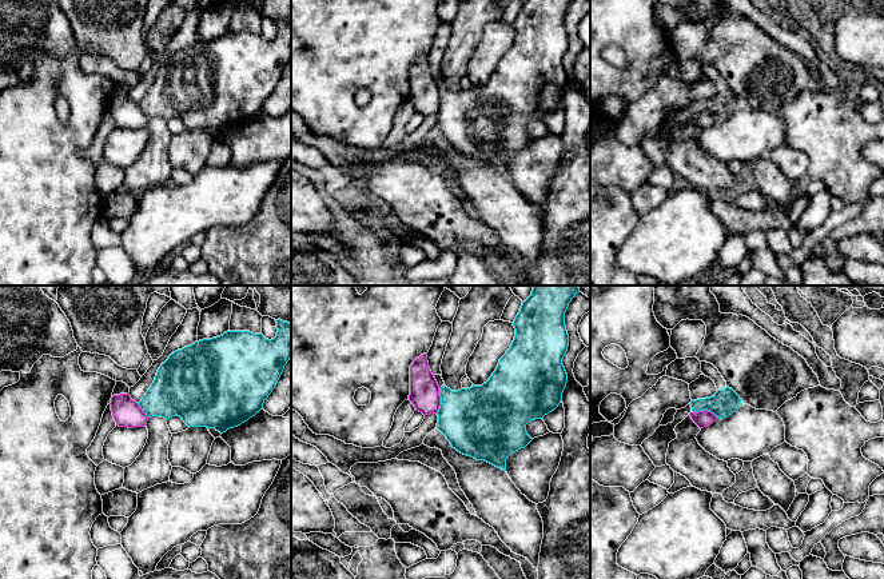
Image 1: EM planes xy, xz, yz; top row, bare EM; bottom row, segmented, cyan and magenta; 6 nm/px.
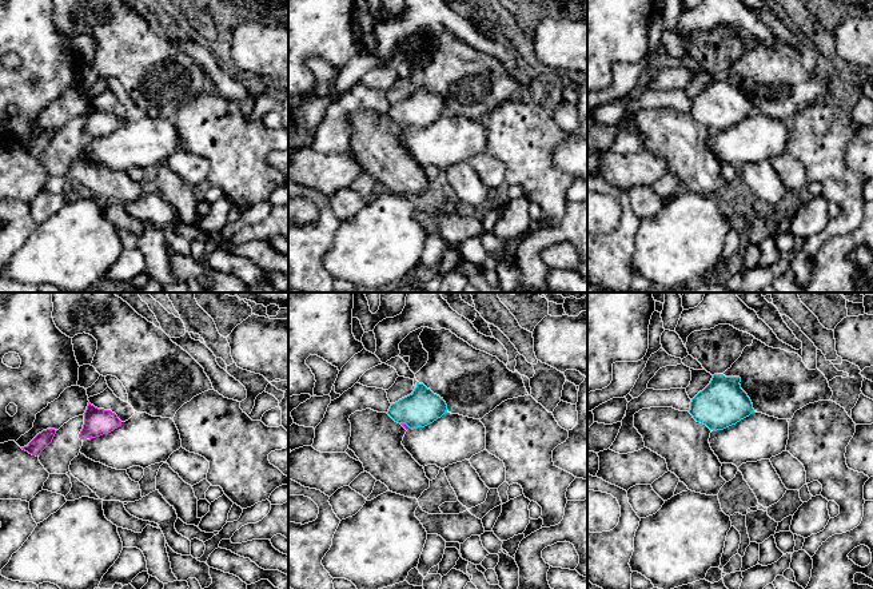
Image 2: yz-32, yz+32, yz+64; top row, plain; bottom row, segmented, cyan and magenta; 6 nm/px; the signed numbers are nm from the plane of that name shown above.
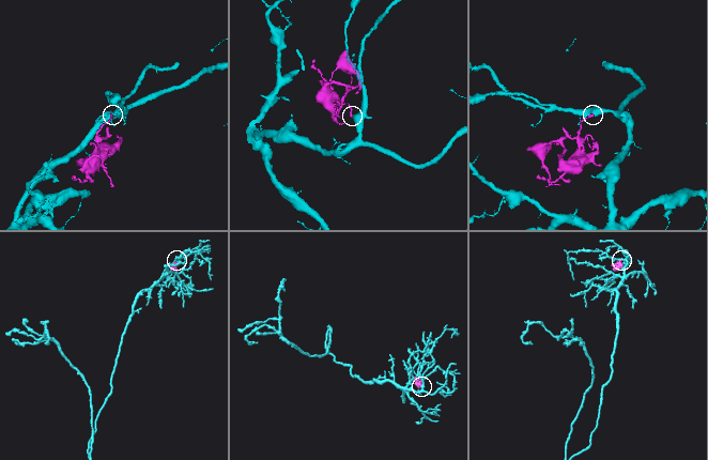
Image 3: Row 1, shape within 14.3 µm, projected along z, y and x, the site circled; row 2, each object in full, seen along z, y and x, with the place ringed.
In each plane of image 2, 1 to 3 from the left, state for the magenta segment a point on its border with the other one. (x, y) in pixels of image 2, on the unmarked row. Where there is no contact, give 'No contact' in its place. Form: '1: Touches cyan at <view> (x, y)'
1: No contact
2: Touches cyan at yz+32 (406, 124)
3: No contact

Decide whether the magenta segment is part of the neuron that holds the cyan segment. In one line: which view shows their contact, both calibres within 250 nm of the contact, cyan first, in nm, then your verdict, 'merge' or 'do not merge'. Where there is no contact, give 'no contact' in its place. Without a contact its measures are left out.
contact in yz; calibres 160 and 100 nm; do not merge

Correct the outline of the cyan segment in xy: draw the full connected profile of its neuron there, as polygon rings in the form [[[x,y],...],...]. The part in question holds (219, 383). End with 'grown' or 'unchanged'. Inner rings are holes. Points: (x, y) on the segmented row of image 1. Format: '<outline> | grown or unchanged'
[[[275,322],[278,332],[271,340],[250,331],[227,331],[175,351],[159,367],[140,408],[148,418],[180,416],[188,427],[215,428],[220,434],[247,422],[263,408],[291,359],[291,324]]] | unchanged

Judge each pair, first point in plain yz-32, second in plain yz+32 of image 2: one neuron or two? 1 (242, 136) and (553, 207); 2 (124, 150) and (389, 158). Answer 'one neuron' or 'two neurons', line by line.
1: one neuron
2: two neurons

